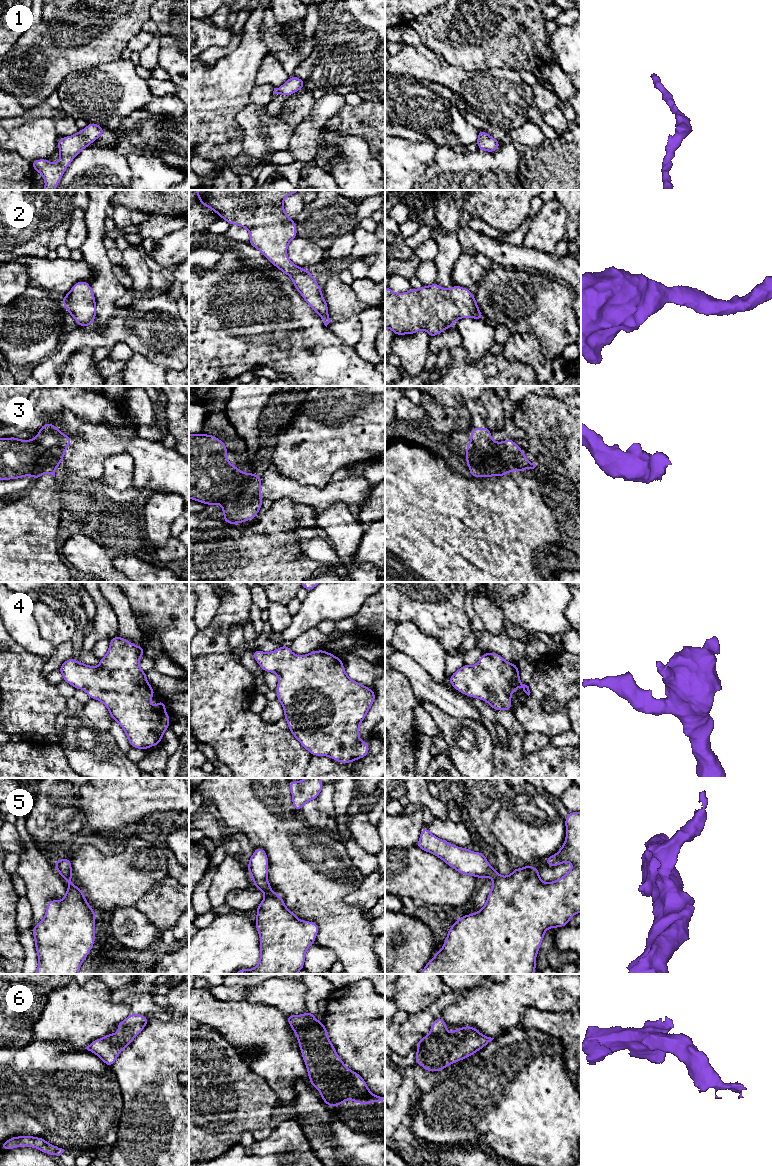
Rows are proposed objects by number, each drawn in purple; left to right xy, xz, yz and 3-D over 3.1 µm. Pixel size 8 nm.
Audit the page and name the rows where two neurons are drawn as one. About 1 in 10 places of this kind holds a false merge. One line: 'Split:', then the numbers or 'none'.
Split: none

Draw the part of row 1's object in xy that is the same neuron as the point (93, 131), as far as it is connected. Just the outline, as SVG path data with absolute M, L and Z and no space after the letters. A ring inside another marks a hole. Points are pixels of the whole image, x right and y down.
M88 123L83 130L79 130L76 134L58 140L60 158L57 163L50 163L48 158L34 160L31 163L32 167L43 176L45 181L43 190L55 190L72 160L104 133L105 130L100 125Z

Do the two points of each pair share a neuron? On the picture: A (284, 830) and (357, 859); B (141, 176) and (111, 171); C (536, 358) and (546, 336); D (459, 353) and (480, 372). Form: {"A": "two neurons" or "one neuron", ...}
{"A": "two neurons", "B": "two neurons", "C": "two neurons", "D": "one neuron"}

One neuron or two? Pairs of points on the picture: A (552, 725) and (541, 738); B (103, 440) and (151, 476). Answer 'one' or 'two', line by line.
A: two
B: one

